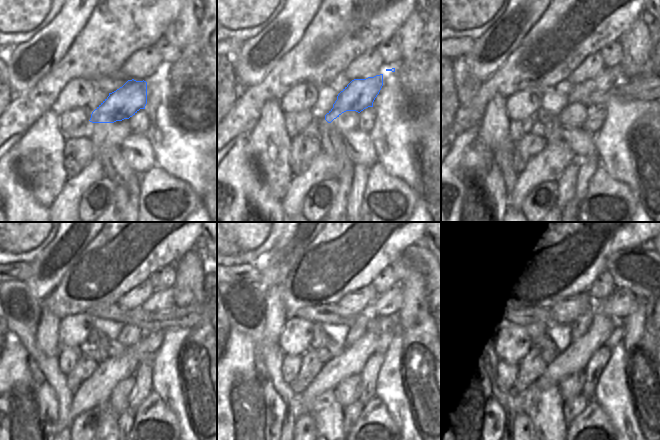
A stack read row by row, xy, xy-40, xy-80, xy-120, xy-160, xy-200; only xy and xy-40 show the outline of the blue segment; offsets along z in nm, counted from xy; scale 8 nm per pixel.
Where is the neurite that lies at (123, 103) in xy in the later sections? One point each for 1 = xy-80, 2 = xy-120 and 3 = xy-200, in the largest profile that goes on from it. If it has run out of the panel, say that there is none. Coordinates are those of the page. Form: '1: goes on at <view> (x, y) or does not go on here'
1: goes on at xy-80 (595, 92)
2: goes on at xy-120 (157, 313)
3: goes on at xy-200 (621, 302)

